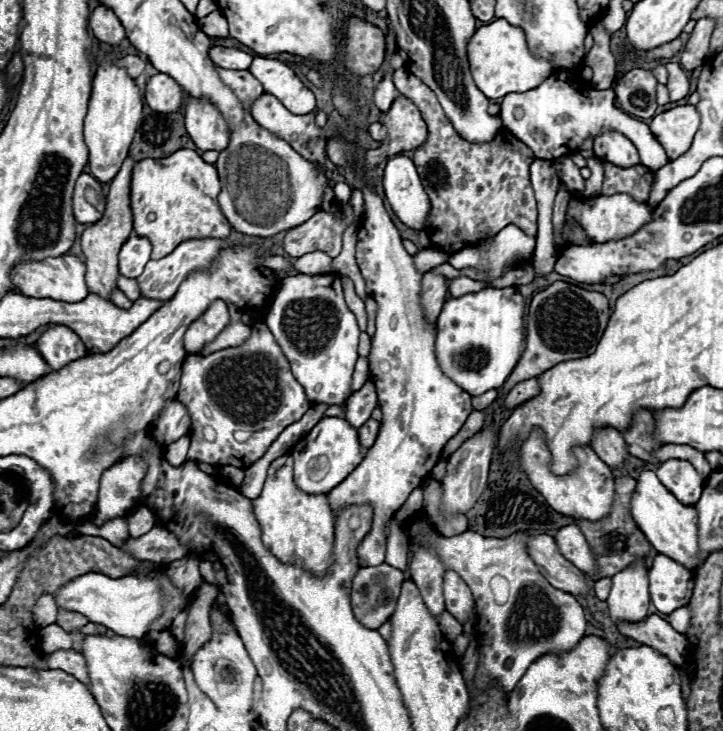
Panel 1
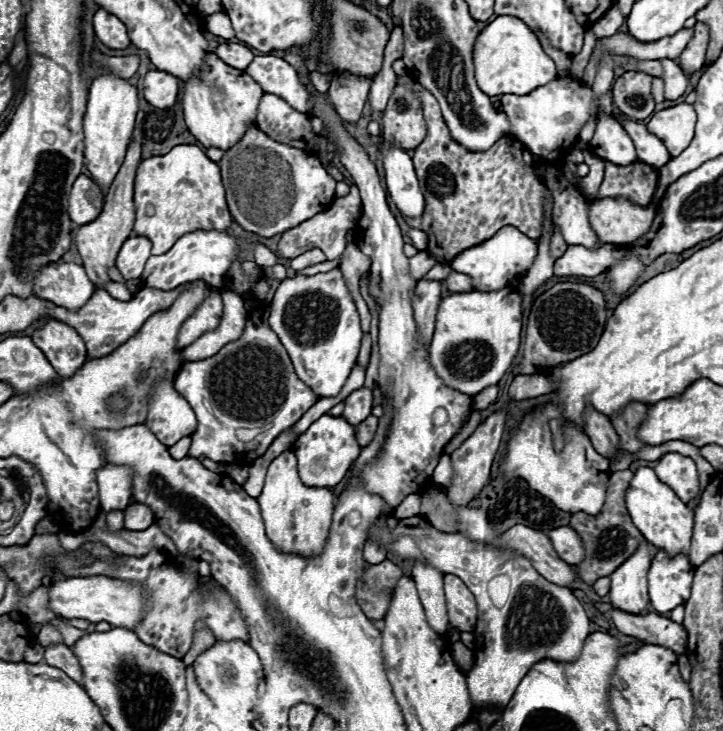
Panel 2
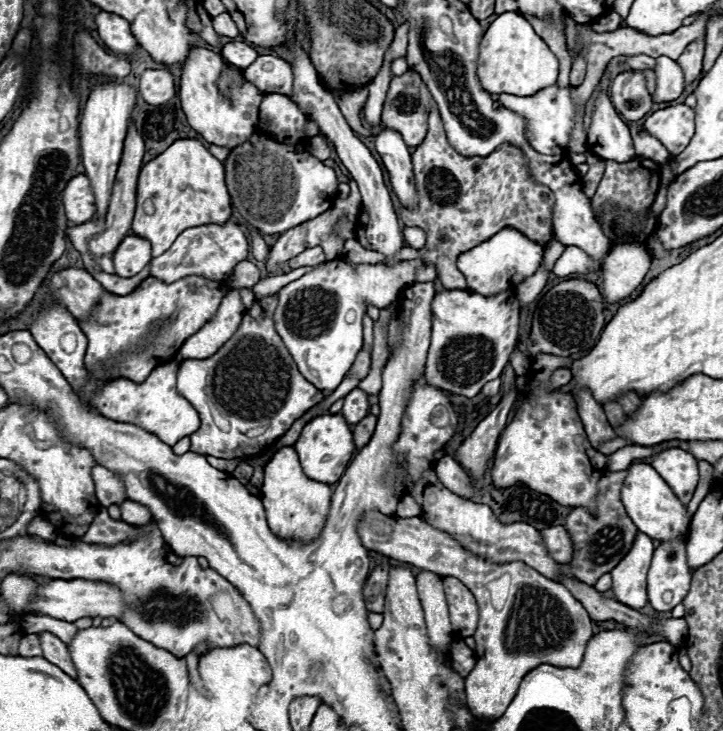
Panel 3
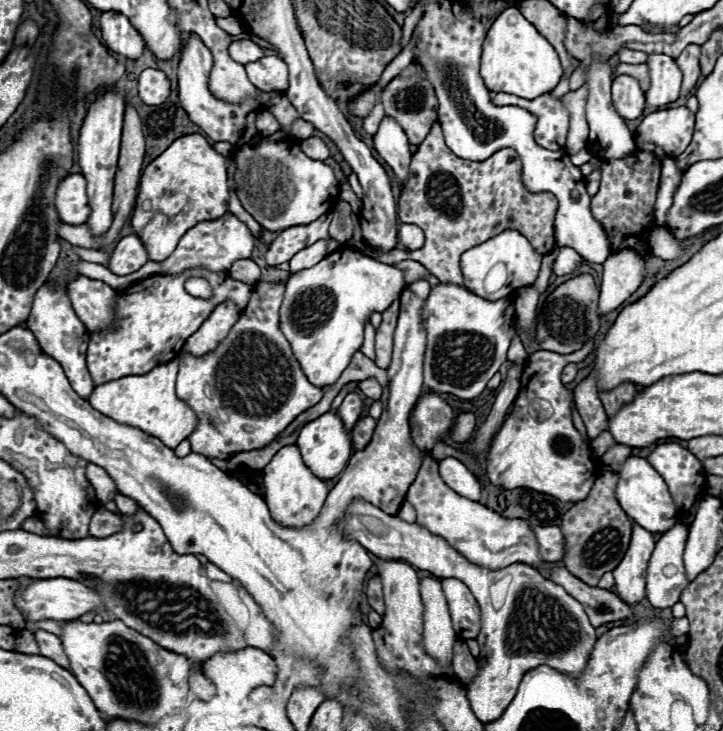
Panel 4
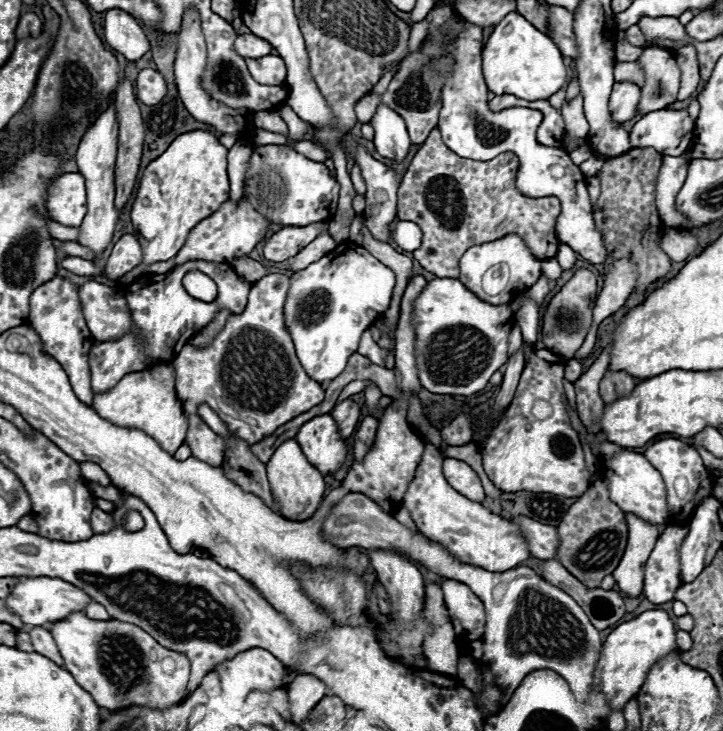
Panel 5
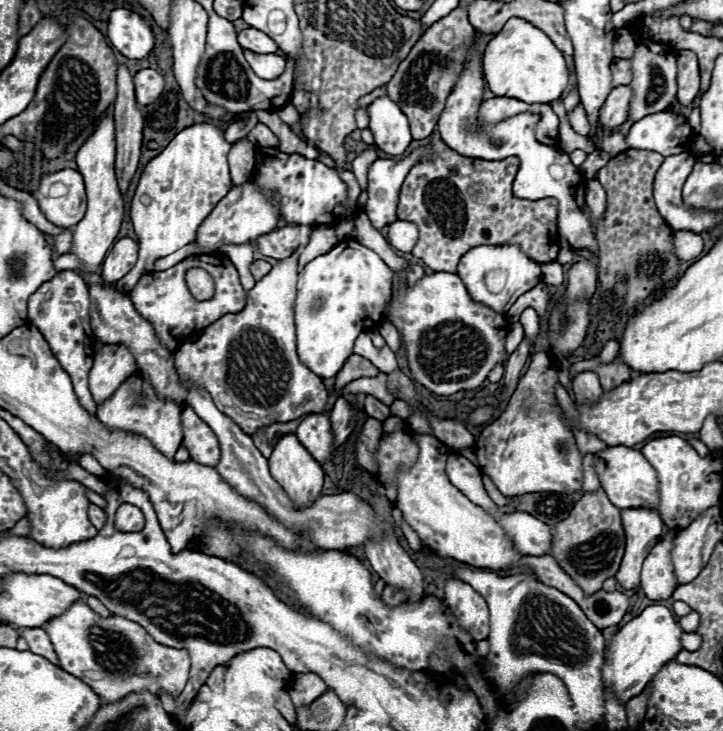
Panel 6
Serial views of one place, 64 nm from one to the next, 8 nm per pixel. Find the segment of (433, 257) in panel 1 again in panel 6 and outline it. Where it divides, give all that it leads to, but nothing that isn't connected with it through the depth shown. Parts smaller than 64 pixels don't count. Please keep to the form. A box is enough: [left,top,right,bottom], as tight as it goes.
[294,238,392,378]

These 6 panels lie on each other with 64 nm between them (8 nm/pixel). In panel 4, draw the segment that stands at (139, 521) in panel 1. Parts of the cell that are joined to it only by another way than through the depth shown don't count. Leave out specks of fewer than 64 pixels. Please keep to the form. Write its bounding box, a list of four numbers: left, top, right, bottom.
[114,492,136,514]

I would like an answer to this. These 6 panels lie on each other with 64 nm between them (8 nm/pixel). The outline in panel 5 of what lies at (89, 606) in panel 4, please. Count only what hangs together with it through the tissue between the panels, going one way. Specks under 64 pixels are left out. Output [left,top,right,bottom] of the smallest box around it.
[6,576,92,626]

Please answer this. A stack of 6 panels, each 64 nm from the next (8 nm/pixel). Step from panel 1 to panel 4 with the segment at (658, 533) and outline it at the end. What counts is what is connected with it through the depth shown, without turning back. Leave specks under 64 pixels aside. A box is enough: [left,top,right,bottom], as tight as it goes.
[616,456,682,534]

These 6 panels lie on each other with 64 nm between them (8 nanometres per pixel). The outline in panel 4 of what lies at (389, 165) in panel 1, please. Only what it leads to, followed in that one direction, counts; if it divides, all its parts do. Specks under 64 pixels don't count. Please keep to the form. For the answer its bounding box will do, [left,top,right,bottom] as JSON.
[374,116,412,184]

